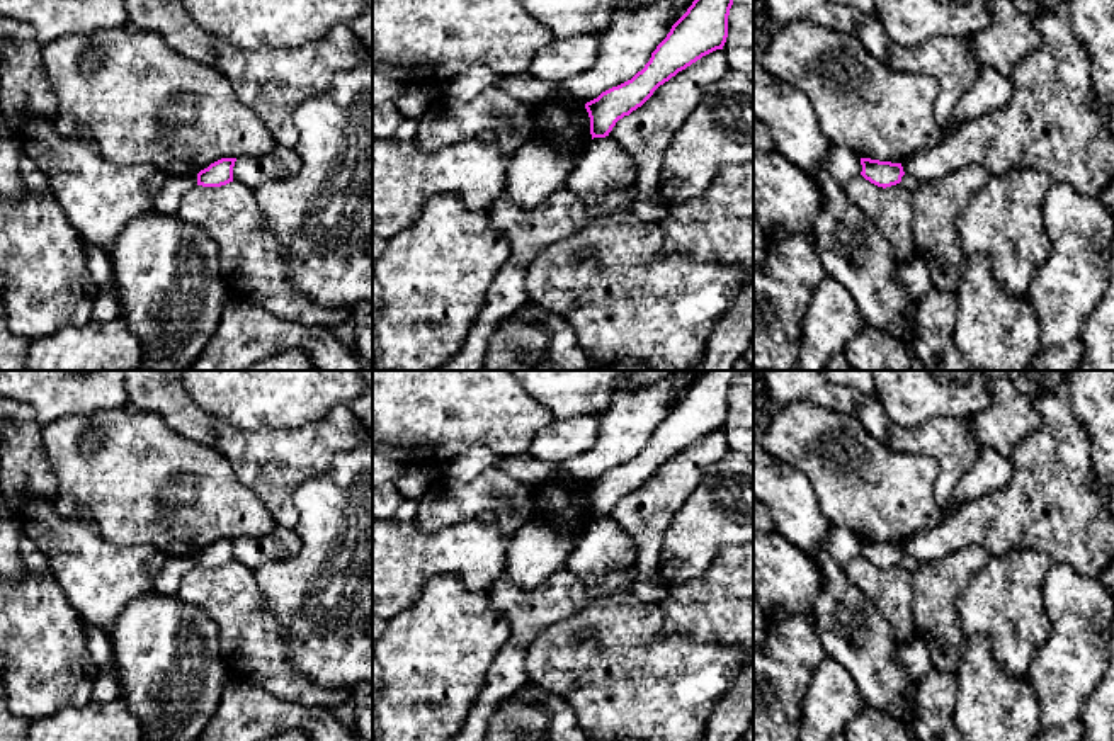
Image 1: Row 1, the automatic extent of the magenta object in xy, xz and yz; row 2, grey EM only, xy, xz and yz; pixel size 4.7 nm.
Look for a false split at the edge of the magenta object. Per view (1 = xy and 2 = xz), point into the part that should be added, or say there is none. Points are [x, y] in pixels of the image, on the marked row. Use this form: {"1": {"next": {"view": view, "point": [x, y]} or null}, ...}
{"1": {"next": null}, "2": {"next": null}}

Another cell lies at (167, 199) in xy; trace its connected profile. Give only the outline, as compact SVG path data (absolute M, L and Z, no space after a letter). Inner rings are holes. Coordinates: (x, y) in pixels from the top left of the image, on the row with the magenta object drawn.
M167 175L151 199L150 209L158 214L177 214L182 197L197 185L197 175Z

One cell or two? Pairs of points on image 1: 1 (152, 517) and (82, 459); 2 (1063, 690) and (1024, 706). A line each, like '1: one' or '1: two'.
1: one
2: two

